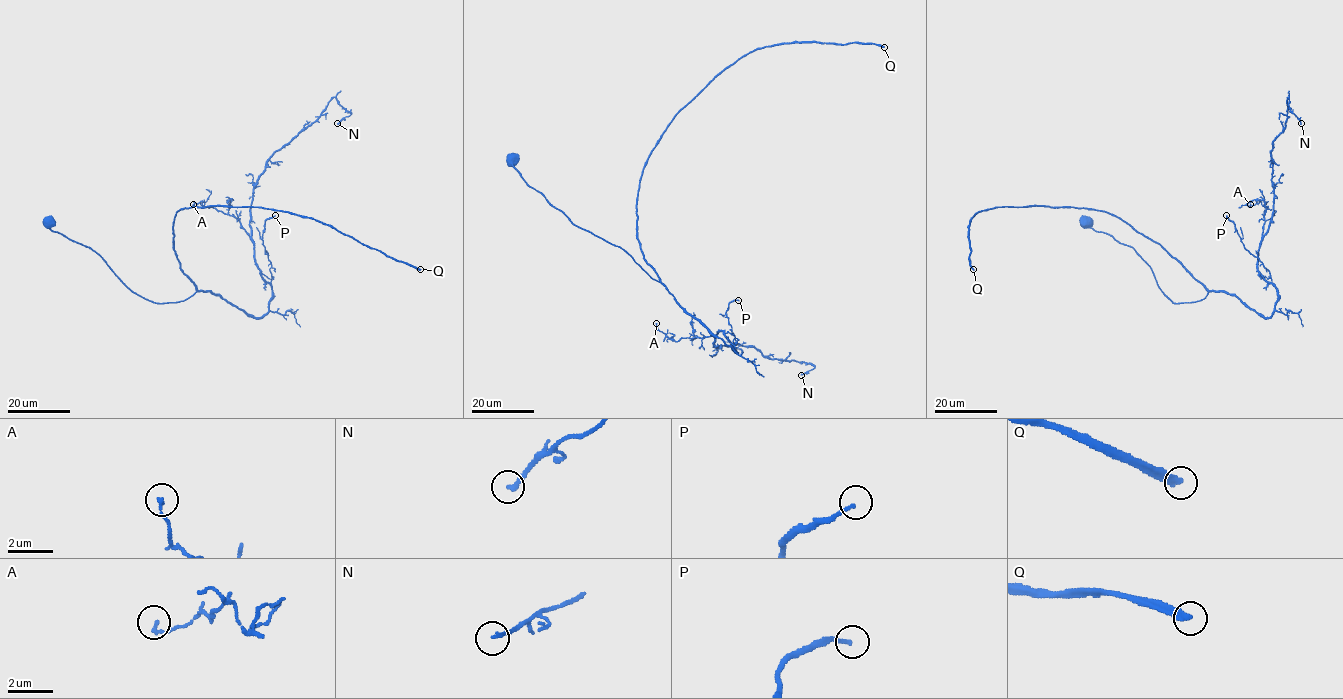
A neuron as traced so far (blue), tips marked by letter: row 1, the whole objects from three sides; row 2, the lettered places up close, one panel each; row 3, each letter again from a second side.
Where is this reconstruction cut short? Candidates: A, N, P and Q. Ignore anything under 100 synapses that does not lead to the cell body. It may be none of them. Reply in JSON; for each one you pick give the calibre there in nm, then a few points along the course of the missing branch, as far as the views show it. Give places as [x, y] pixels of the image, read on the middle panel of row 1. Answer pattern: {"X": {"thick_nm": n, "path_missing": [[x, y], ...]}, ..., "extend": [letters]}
{"Q": {"thick_nm": 320}, "extend": ["Q"]}

